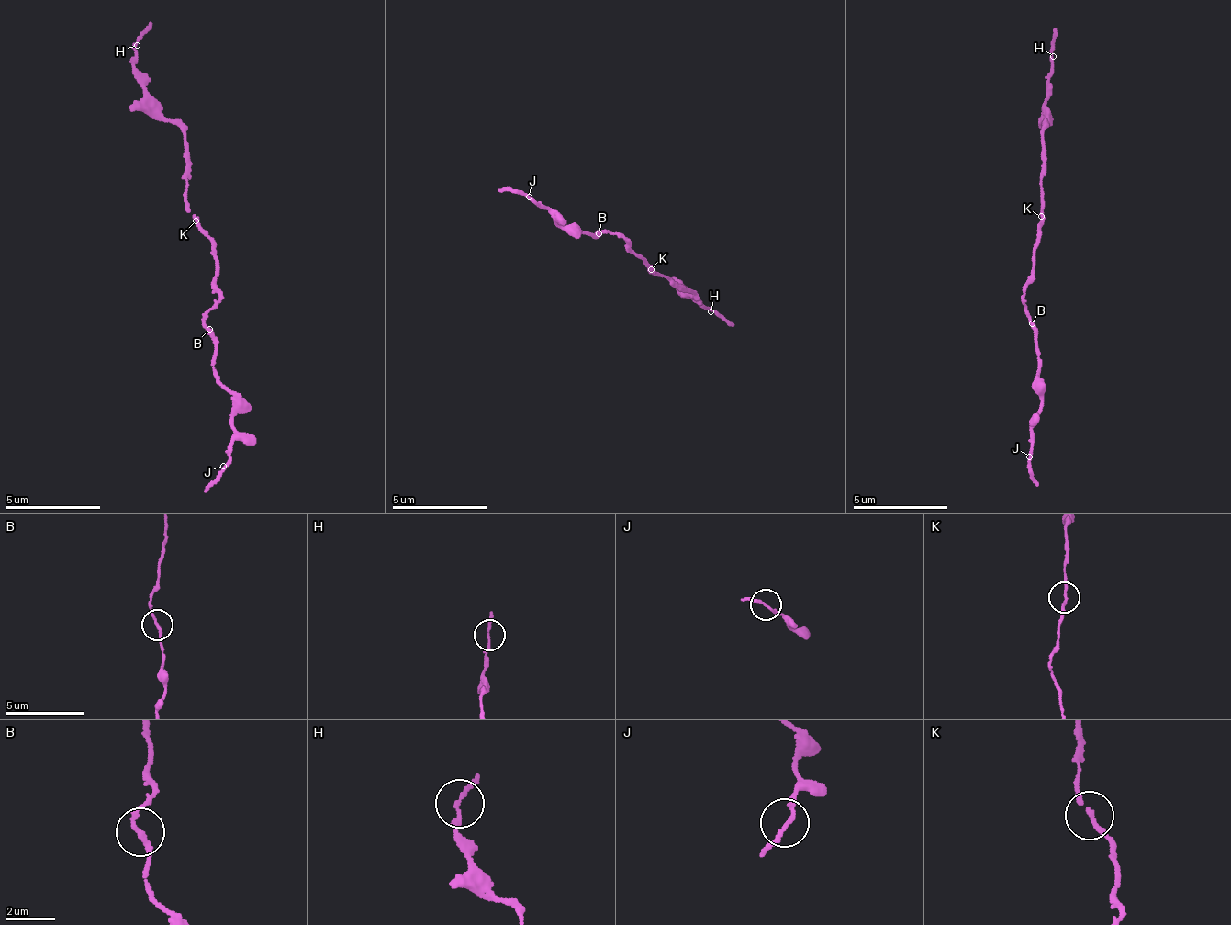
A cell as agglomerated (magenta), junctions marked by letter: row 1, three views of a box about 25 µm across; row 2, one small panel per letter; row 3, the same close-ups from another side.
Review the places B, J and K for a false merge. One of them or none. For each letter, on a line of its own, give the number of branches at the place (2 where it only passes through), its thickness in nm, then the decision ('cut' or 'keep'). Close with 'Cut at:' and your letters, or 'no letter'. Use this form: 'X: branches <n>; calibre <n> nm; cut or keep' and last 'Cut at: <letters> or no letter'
B: branches 2; calibre 180 nm; keep
J: branches 2; calibre 150 nm; keep
K: branches 2; calibre 160 nm; keep
Cut at: no letter

